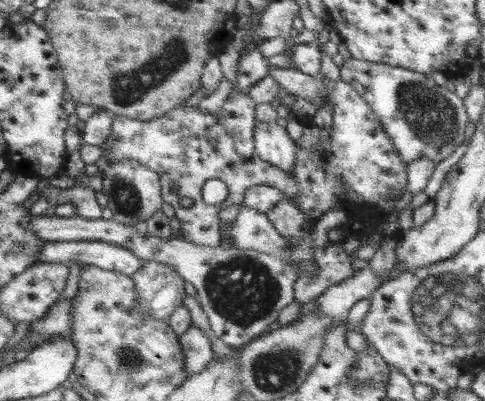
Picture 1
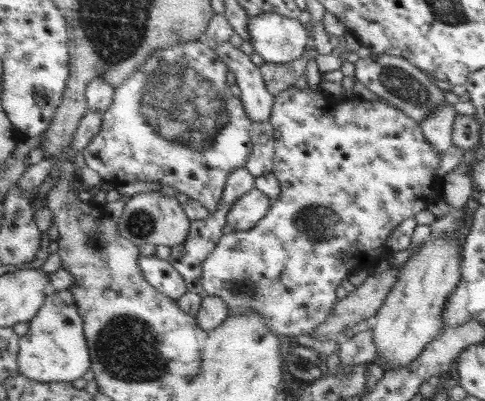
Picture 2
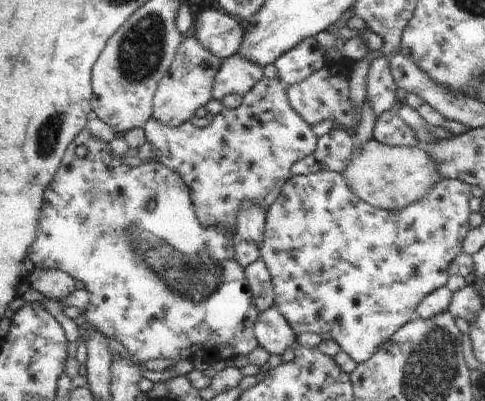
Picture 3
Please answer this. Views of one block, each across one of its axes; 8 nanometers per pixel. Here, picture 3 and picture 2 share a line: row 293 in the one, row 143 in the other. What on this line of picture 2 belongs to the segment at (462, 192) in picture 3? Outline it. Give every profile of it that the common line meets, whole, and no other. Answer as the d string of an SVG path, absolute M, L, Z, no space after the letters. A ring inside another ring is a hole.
M295 84L291 88L287 88L285 92L281 92L279 96L275 96L275 108L273 114L269 118L275 126L275 166L273 166L273 174L275 178L281 182L281 194L275 200L275 204L271 206L271 214L267 214L267 218L263 218L263 222L259 222L259 226L255 226L253 230L247 232L233 232L229 236L223 236L217 250L207 258L207 262L203 264L203 280L205 280L205 290L211 296L221 296L223 300L227 300L227 304L231 306L231 314L239 314L243 310L257 310L263 316L269 318L271 328L277 334L283 336L313 336L317 332L317 328L321 324L327 322L327 316L333 314L335 304L337 304L337 296L335 290L343 284L345 278L349 278L353 268L363 268L369 274L377 268L377 264L381 260L385 260L387 256L391 256L389 248L385 246L387 236L403 222L403 220L415 220L415 214L419 214L421 210L427 210L429 204L435 204L441 200L441 190L439 190L439 176L437 176L437 168L439 162L443 158L441 152L437 152L421 134L421 126L419 122L415 122L413 118L409 118L403 110L389 106L387 102L369 102L363 100L359 96L351 96L347 98L347 102L343 104L341 98L323 94L319 88L313 90L309 84L301 90Z

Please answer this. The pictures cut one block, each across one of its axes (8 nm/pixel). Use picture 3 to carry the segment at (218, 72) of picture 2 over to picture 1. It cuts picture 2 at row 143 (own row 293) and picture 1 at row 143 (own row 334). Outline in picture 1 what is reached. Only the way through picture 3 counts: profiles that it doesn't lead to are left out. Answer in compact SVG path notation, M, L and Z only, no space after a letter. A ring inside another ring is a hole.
M237 86L233 88L233 92L229 94L227 102L223 104L223 108L217 114L203 114L197 108L187 108L187 106L179 106L171 112L167 112L163 118L153 118L153 120L135 120L129 116L115 116L115 126L111 132L111 140L107 140L107 144L101 148L103 154L107 154L109 166L113 162L127 162L127 160L135 160L141 166L151 168L153 172L159 174L161 184L163 184L163 196L165 196L165 204L169 204L171 208L175 208L177 212L177 220L181 222L181 240L189 240L193 244L199 246L219 246L223 242L223 224L219 222L219 208L229 208L229 206L243 206L247 202L247 192L251 192L251 188L255 186L271 186L277 188L285 194L287 200L293 200L301 194L301 188L297 186L297 182L283 170L267 164L263 160L263 156L259 156L257 146L255 146L255 130L257 130L257 102L247 96L245 92L237 90ZM207 180L223 180L229 186L229 198L225 200L225 204L219 204L217 208L209 208L205 204L203 198L203 188L207 184ZM173 186L179 188L177 194L173 194ZM189 198L195 202L195 206L185 208L181 204L177 204L177 200Z

